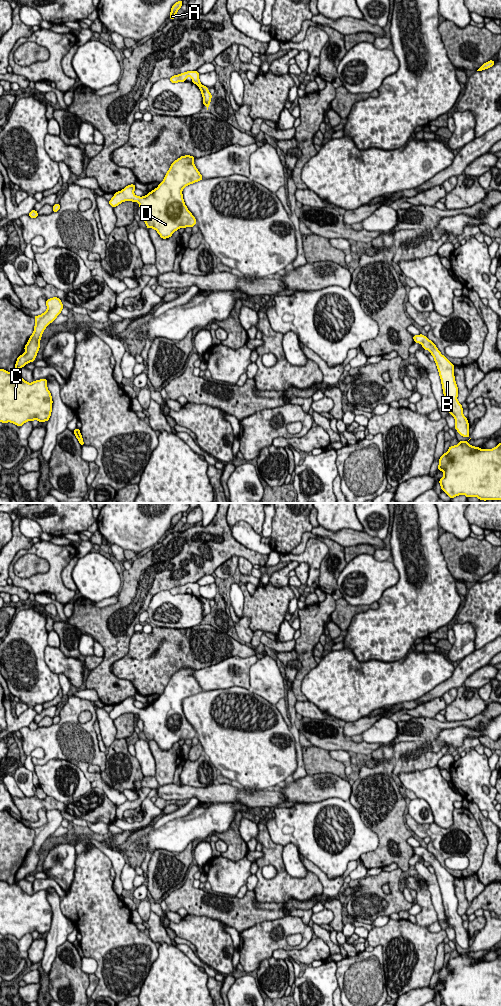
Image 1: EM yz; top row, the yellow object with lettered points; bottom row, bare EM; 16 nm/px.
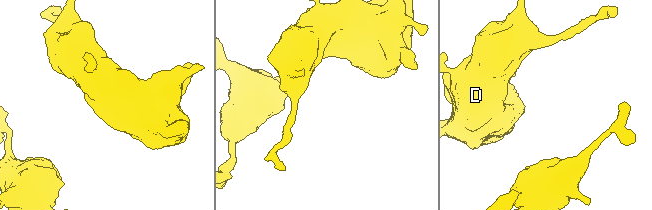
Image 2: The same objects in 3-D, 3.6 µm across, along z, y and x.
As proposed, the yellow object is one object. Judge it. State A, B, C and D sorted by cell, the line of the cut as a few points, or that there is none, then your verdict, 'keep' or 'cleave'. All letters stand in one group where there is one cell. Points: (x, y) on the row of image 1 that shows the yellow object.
groups A / B C D; cut yz (200, 83), (198, 85); cleave

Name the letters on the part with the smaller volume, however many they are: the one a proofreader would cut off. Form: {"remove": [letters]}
{"remove": ["A"]}

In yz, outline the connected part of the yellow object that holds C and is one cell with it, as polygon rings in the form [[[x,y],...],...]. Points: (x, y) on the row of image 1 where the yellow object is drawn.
[[[57,297],[47,299],[46,305],[47,310],[43,314],[34,316],[34,332],[24,347],[25,353],[17,358],[15,370],[10,373],[4,369],[0,369],[0,422],[2,423],[11,422],[20,427],[27,421],[48,421],[51,416],[53,401],[51,393],[47,388],[48,381],[46,379],[40,379],[33,381],[32,383],[28,383],[18,373],[18,370],[25,367],[27,363],[35,361],[40,348],[40,339],[43,331],[59,314],[61,314],[63,309],[63,304]]]

